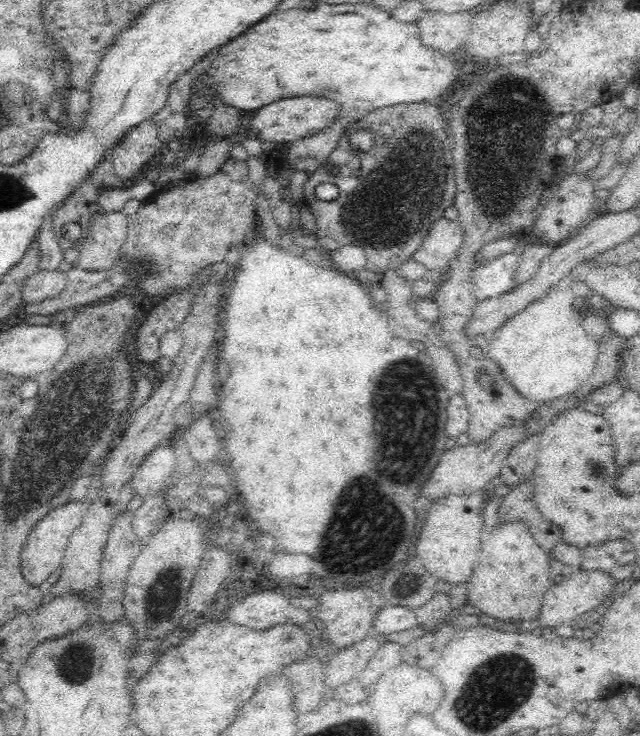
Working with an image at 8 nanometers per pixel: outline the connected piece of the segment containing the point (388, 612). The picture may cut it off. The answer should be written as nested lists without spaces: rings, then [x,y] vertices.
[[[385,604],[374,620],[372,632],[394,634],[402,630],[412,630],[417,626],[417,616],[408,607]]]

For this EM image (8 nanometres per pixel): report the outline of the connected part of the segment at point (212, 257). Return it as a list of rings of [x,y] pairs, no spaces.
[[[223,172],[170,190],[157,193],[154,190],[130,217],[124,244],[110,270],[82,270],[72,266],[67,272],[64,290],[46,300],[24,304],[20,309],[26,316],[50,316],[71,306],[81,309],[110,299],[127,286],[138,287],[147,298],[163,298],[178,289],[187,289],[200,270],[223,261],[229,252],[228,246],[233,244],[238,249],[255,229],[259,191],[250,181],[236,182]]]

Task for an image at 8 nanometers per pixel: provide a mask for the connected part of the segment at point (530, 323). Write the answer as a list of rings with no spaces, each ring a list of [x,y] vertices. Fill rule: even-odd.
[[[566,282],[554,284],[542,298],[530,302],[522,312],[506,320],[500,330],[486,335],[490,358],[500,366],[503,378],[530,406],[544,403],[544,400],[551,402],[578,390],[596,366],[598,342],[590,340],[576,320],[568,318],[580,312],[574,307],[576,297]]]

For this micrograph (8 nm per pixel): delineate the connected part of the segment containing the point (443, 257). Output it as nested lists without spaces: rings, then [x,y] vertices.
[[[446,218],[435,220],[431,227],[429,234],[412,254],[413,259],[428,270],[446,271],[462,246],[464,230],[458,220]]]

